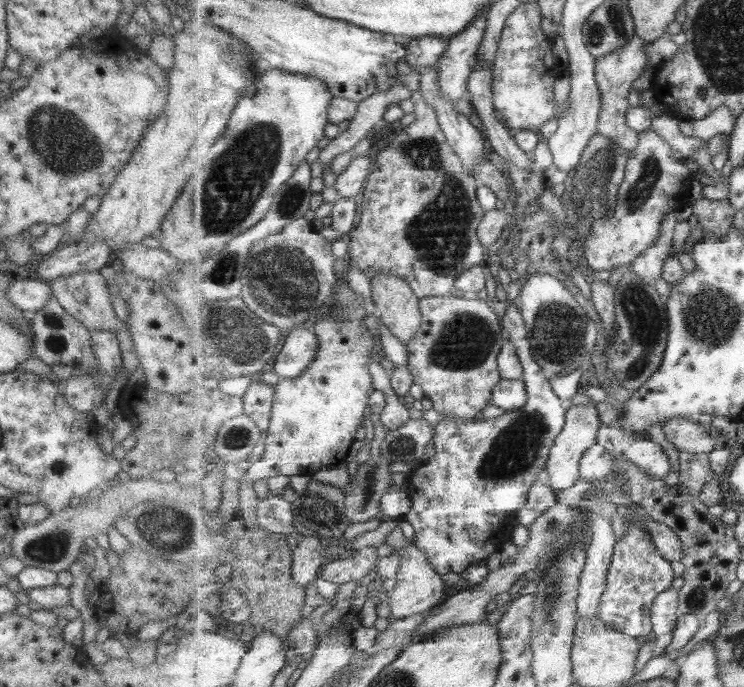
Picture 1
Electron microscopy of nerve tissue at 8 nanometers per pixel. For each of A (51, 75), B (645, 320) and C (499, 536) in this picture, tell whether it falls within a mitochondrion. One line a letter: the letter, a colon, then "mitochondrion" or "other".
A: other
B: mitochondrion
C: other

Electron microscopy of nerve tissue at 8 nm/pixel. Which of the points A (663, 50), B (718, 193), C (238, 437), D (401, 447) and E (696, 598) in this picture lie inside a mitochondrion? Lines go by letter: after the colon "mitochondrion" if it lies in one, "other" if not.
A: other
B: other
C: mitochondrion
D: mitochondrion
E: mitochondrion

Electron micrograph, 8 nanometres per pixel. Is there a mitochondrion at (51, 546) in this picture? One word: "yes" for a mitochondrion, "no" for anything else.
yes

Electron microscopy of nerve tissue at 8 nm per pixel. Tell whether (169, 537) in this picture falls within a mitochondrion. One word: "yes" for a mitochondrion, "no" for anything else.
yes

